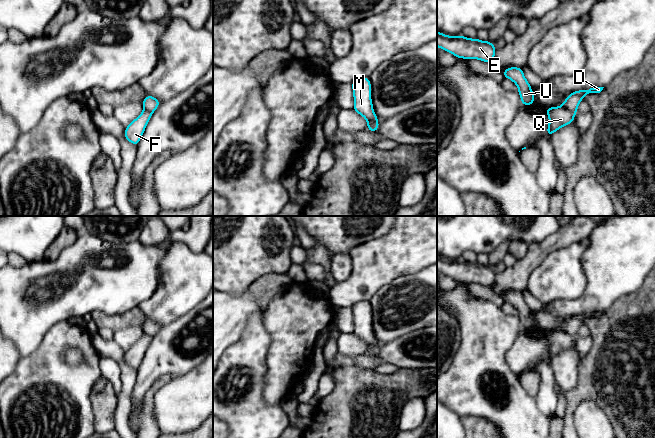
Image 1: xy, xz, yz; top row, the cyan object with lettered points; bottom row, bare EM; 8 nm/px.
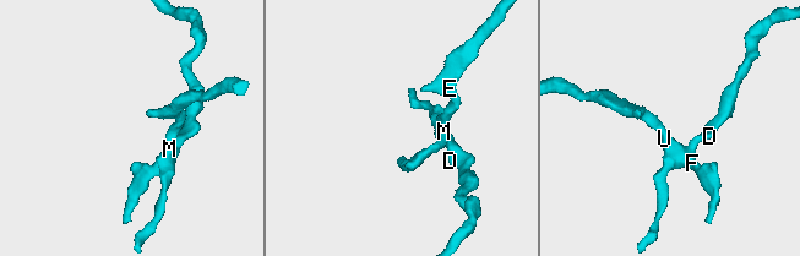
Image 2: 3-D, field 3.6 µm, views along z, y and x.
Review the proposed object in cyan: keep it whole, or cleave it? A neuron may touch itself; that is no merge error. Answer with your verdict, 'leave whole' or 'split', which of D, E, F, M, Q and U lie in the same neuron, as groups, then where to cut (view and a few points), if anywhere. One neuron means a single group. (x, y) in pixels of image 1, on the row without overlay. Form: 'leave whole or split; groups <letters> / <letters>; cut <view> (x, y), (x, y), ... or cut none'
split; groups D / E F M Q U; cut yz (562, 329), (574, 338)

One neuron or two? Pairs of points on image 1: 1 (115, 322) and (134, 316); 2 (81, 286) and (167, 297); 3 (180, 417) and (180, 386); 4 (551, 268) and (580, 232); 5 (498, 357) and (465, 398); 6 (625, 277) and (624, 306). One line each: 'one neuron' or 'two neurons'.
1: one neuron
2: two neurons
3: one neuron
4: two neurons
5: one neuron
6: two neurons

